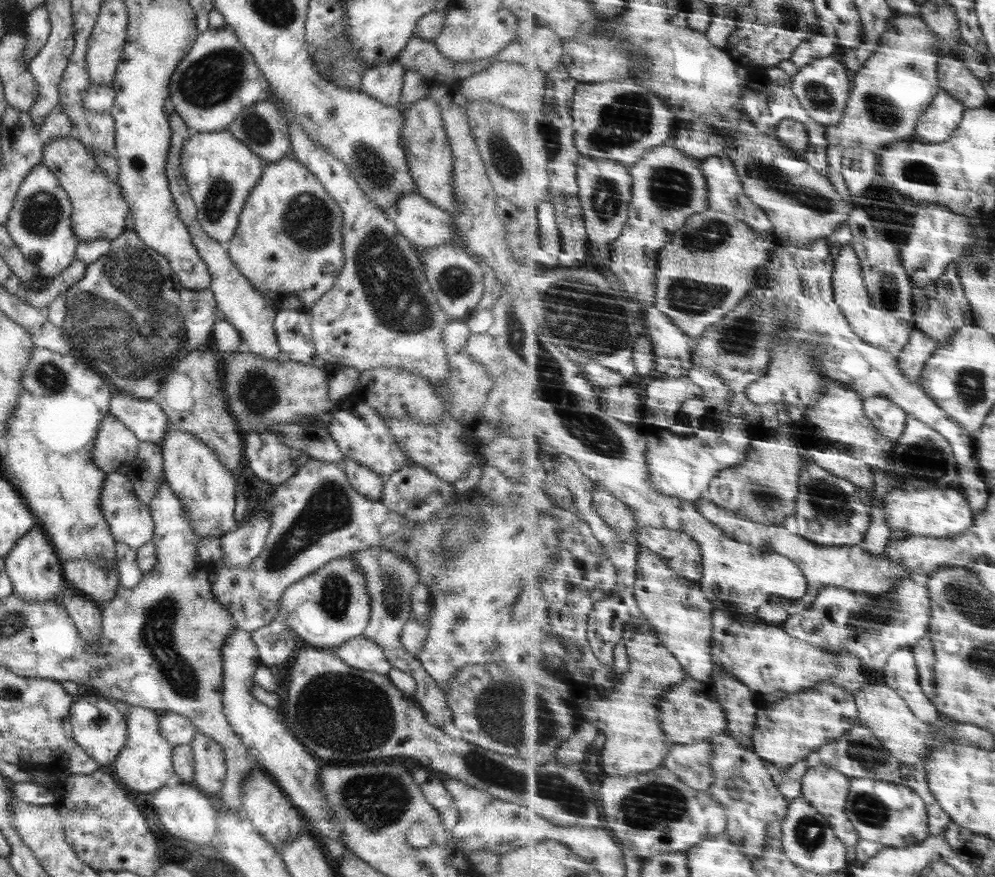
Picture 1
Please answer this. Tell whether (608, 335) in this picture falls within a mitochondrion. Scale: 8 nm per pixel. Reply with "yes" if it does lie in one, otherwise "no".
yes

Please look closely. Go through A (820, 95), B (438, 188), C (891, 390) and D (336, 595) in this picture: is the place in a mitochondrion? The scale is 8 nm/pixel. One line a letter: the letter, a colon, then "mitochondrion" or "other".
A: mitochondrion
B: other
C: mitochondrion
D: mitochondrion

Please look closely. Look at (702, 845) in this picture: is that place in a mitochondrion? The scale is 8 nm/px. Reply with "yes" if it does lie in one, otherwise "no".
no

